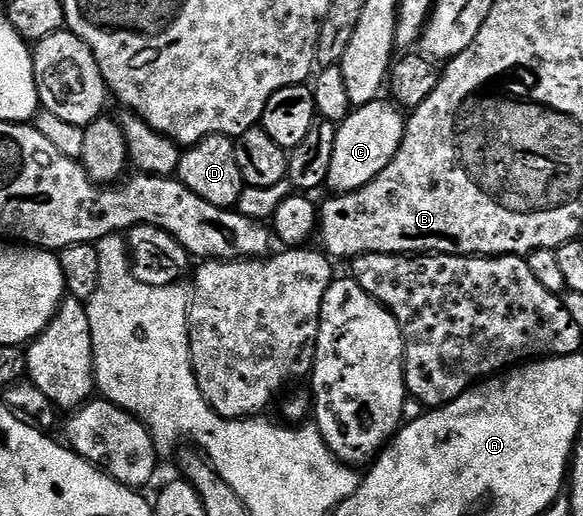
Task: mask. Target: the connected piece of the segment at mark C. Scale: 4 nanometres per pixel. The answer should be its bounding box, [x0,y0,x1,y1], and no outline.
[326,99,405,195]

